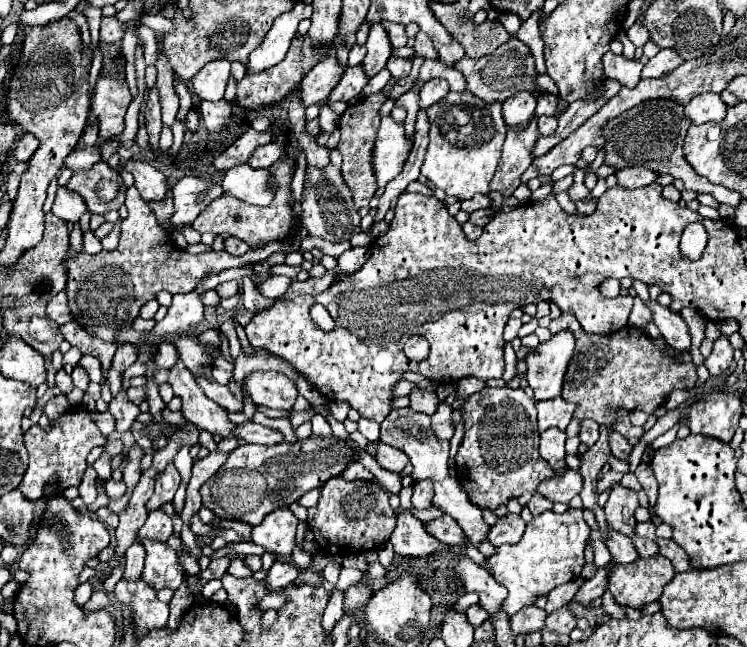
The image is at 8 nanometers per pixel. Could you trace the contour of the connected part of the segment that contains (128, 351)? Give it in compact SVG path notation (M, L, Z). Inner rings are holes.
M123 342L117 346L117 352L113 356L113 368L123 374L135 360L137 360L137 348L133 344Z

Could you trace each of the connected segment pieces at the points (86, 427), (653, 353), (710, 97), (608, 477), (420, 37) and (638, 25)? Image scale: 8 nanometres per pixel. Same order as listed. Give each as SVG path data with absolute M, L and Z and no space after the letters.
M83 404L71 406L61 418L51 420L51 430L43 430L39 424L31 426L25 434L25 448L29 450L29 468L19 490L23 492L23 496L27 496L27 500L39 500L45 496L43 490L51 482L51 478L57 482L59 490L79 486L87 468L85 458L95 446L103 446L105 442L107 438L101 434Z
M561 314L557 320L549 324L551 334L561 330L571 330L575 336L575 352L565 372L563 394L561 398L573 402L575 418L591 418L597 424L611 426L615 418L627 416L633 410L643 410L645 414L653 414L665 398L675 390L691 390L697 382L697 368L691 362L691 354L677 352L681 362L673 362L667 356L661 356L661 340L649 338L649 334L641 328L621 328L615 334L587 334L571 314Z
M699 94L685 106L685 118L691 124L705 124L705 122L719 122L725 116L727 106L721 102L719 94Z
M610 470L607 473L605 473L602 480L598 481L597 483L598 494L602 493L604 490L606 490L614 483L620 482L623 475L624 475L623 473L618 473L613 470Z
M419 32L419 34L415 36L415 46L413 46L413 50L415 50L419 56L423 56L423 58L431 58L431 60L437 58L437 52L435 52L431 40L429 40L423 32Z
M637 20L629 30L627 30L627 38L635 44L635 46L643 46L649 40L649 30L643 26L641 20Z

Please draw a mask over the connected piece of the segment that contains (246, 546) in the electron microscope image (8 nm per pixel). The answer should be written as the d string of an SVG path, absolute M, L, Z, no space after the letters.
M241 542L241 544L229 544L229 548L237 550L237 552L241 552L241 554L259 554L259 556L267 552L265 548L261 548L261 546L257 546L257 544L253 544L253 542Z

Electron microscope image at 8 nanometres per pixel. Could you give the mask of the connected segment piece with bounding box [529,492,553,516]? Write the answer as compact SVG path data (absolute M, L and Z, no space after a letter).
M537 492L533 494L533 498L531 498L531 502L529 502L529 510L531 510L533 516L539 516L543 510L547 512L547 510L551 510L551 508L553 508L553 502L551 502L551 500L547 502L547 500L543 500L541 496L537 496Z

